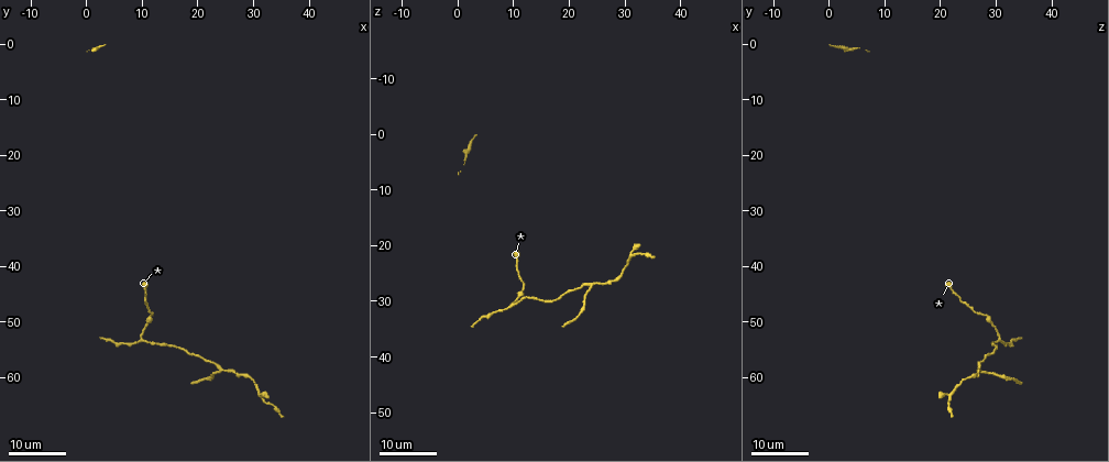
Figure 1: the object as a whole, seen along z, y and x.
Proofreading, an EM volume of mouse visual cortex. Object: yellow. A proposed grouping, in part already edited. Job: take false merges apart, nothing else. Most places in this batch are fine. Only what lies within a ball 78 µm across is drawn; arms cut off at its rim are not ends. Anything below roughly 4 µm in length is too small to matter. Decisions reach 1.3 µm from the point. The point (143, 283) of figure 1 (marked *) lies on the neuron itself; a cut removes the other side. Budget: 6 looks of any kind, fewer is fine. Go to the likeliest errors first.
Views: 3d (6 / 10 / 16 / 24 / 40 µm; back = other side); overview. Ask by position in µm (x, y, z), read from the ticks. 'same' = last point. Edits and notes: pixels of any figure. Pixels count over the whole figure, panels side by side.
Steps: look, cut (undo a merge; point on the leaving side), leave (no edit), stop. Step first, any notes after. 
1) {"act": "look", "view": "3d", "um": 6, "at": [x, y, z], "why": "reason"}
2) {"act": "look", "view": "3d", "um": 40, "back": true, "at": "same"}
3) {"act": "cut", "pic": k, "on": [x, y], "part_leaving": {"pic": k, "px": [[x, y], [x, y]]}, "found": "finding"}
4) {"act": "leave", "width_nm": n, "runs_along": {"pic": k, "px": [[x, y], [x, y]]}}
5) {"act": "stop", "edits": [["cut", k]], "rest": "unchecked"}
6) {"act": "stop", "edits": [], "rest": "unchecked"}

{"act": "look", "view": "3d", "um": 16, "at": [9.5, 53.5, 30.5], "why": "three-way junction"}

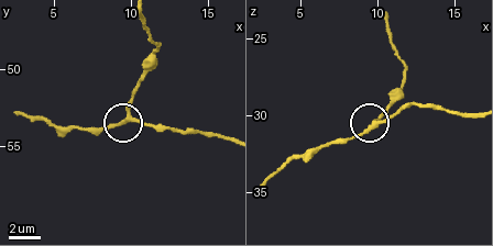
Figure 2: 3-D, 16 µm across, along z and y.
{"act": "look", "view": "3d", "um": 10, "at": [10.0, 53.4, 30.6]}

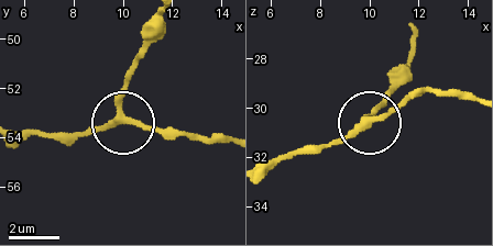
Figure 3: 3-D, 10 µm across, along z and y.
{"act": "leave", "side_arm_um": 9, "runs_along": {"pic": 3, "px": [[162, 18], [159, 37], [131, 68], [120, 123], [74, 135]]}, "found": "one neuron here"}

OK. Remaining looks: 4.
{"act": "look", "view": "3d", "um": 24, "at": [24.5, 59.0, 27.5]}

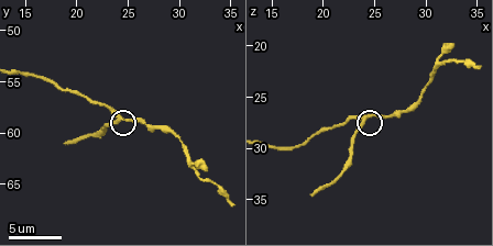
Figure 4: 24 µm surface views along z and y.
{"act": "look", "view": "3d", "um": 10, "at": [24.2, 58.6, 26.8]}

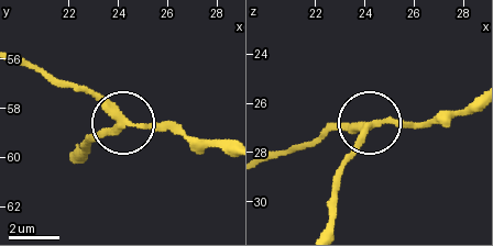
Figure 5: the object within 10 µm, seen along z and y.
{"act": "cut", "pic": 5, "on": [102, 137], "side_arm_um": 10, "part_leaving": {"pic": 5, "px": [[365, 126], [342, 168], [328, 225]]}, "found": "a second neuron is stuck on"}

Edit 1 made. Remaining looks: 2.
{"act": "look", "view": "3d", "um": 10, "at": [31.6, 63.8, 21.8], "why": "side arm on a straight run"}

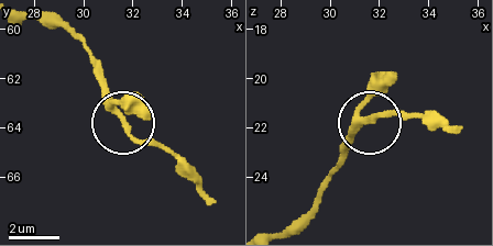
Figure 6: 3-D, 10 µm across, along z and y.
{"act": "leave", "width_nm": 220, "found": "continuous, no second neuron"}

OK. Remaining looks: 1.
{"act": "stop", "edits": [["cut", 5]], "rest": "unchecked"}

